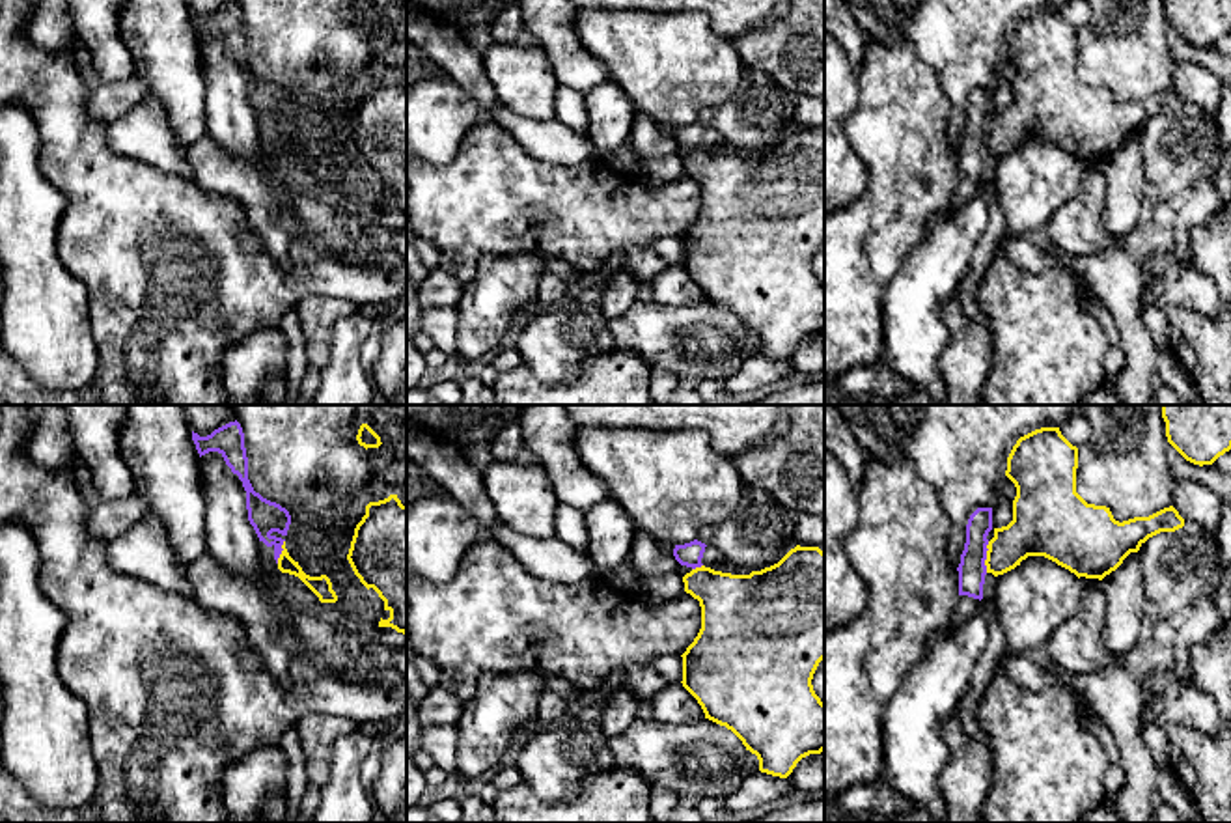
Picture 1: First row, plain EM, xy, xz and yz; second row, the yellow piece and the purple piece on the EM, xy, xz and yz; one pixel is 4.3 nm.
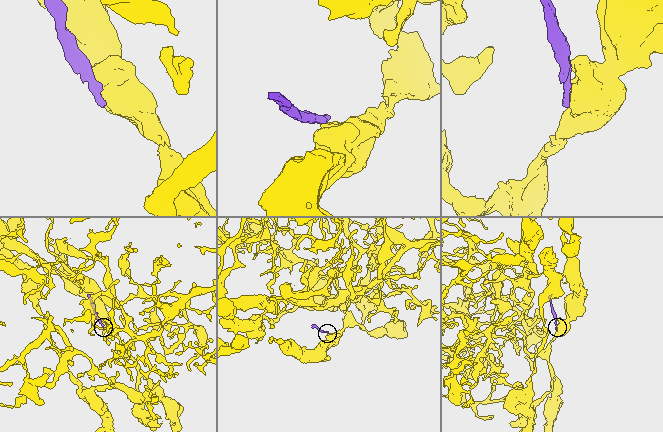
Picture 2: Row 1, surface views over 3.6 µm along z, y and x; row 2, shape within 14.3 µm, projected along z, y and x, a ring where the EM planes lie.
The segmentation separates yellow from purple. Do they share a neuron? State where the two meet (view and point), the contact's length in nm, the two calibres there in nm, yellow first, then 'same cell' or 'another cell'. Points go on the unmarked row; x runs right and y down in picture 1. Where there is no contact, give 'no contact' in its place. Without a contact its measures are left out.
contact yz (987, 139); length 140 nm; calibres 240 and 120 nm; another cell

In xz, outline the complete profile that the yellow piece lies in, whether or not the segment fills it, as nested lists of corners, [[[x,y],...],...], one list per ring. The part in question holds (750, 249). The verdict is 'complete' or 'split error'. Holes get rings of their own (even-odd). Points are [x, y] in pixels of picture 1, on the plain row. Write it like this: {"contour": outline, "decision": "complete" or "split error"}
{"contour": [[[791,131],[778,146],[750,157],[696,149],[683,159],[685,174],[699,183],[701,211],[683,239],[683,269],[698,282],[705,300],[731,312],[759,342],[759,353],[787,360],[796,345],[824,332],[824,286],[811,261],[824,241],[824,134]]], "decision": "complete"}

